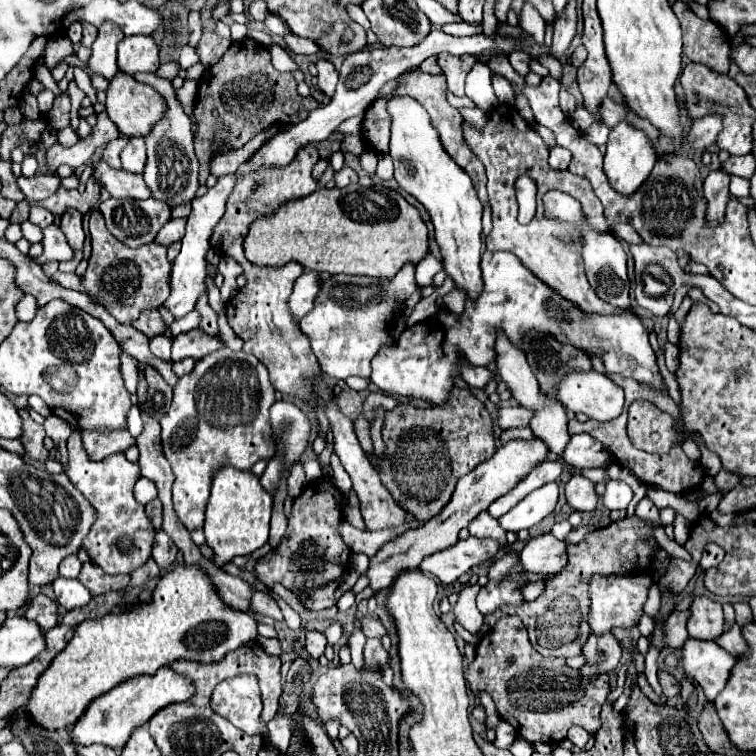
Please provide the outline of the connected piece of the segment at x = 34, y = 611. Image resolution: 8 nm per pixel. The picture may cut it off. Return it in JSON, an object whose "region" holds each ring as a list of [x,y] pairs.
{"region":[[[40,593],[28,601],[24,617],[30,621],[36,621],[40,631],[46,633],[58,625],[58,605],[50,597]]]}

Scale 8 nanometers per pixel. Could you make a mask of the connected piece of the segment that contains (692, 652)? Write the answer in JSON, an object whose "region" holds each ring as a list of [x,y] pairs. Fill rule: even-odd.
{"region":[[[690,637],[682,645],[680,663],[684,673],[702,685],[706,697],[714,701],[730,675],[730,667],[736,663],[736,657],[722,651],[716,641],[698,641]]]}

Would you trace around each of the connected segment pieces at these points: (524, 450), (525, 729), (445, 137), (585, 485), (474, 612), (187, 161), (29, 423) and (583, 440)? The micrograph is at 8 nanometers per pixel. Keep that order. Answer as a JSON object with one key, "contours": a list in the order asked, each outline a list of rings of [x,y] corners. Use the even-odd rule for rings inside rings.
{"contours":[[[[534,437],[530,441],[512,439],[512,441],[504,443],[490,459],[480,463],[474,471],[466,473],[458,481],[450,503],[442,509],[442,515],[436,515],[420,529],[410,529],[410,531],[402,533],[398,539],[386,543],[378,551],[378,555],[374,555],[374,559],[370,559],[370,567],[366,571],[366,575],[370,577],[370,587],[374,591],[388,589],[390,579],[394,579],[394,575],[398,575],[398,567],[418,567],[420,561],[426,559],[428,555],[454,545],[458,541],[460,529],[464,529],[480,511],[486,511],[492,501],[506,495],[508,491],[512,491],[536,465],[540,465],[546,459],[546,455],[548,455],[548,447],[538,437]]],[[[510,615],[502,617],[490,633],[486,633],[478,647],[476,647],[476,659],[466,667],[466,681],[474,697],[480,697],[480,693],[488,693],[492,701],[496,703],[496,709],[504,721],[508,721],[518,735],[522,735],[530,743],[558,743],[566,739],[566,733],[572,725],[584,727],[588,733],[596,733],[600,727],[600,709],[608,697],[608,675],[598,675],[594,681],[582,679],[578,675],[578,669],[570,669],[564,659],[546,659],[538,655],[538,651],[528,641],[528,631],[524,623]]],[[[414,71],[414,73],[408,73],[408,75],[402,75],[400,77],[406,85],[404,87],[398,87],[392,95],[410,95],[414,97],[428,113],[430,113],[430,119],[432,119],[432,125],[436,127],[436,131],[440,133],[440,141],[444,145],[444,149],[448,151],[448,155],[470,175],[474,187],[476,187],[476,193],[478,193],[478,199],[488,205],[488,191],[486,191],[486,167],[482,167],[482,163],[478,161],[478,157],[468,149],[464,137],[462,137],[462,115],[458,113],[458,109],[454,109],[448,101],[446,101],[446,79],[444,75],[428,75],[428,73],[422,73],[422,71]]],[[[572,475],[572,479],[566,483],[566,501],[574,511],[590,513],[596,509],[598,495],[596,485],[582,475]]],[[[470,585],[470,587],[464,587],[460,591],[460,597],[458,597],[458,603],[456,603],[456,609],[454,609],[454,615],[456,615],[456,621],[468,629],[470,633],[478,633],[478,629],[482,627],[484,623],[484,617],[482,613],[478,611],[476,607],[476,595],[478,595],[478,585]]],[[[142,73],[142,75],[138,75],[138,83],[146,83],[150,87],[154,87],[166,103],[164,117],[144,137],[146,149],[148,149],[148,163],[144,167],[144,179],[156,199],[168,201],[174,207],[188,199],[194,199],[194,193],[198,189],[198,159],[194,155],[194,145],[192,145],[192,141],[194,141],[192,121],[184,113],[178,97],[176,97],[176,91],[172,87],[172,81],[158,77],[156,73]]],[[[28,407],[18,409],[18,415],[20,415],[20,419],[22,419],[22,435],[20,435],[20,441],[22,441],[22,445],[24,445],[26,455],[32,457],[32,459],[36,459],[36,461],[40,461],[40,463],[46,461],[50,453],[48,453],[48,451],[44,449],[44,445],[42,445],[42,439],[46,437],[44,427],[38,425],[38,423],[34,423],[34,421],[30,419]]],[[[572,435],[562,461],[572,467],[602,467],[610,461],[610,453],[590,435]]]]}

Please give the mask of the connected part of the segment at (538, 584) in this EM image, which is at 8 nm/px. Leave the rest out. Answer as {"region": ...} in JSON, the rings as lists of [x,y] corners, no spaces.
{"region":[[[550,574],[545,576],[544,579],[526,584],[524,586],[524,589],[522,589],[522,594],[524,595],[524,599],[526,599],[526,601],[535,600],[543,593],[546,581],[552,580],[554,577],[555,575]]]}

